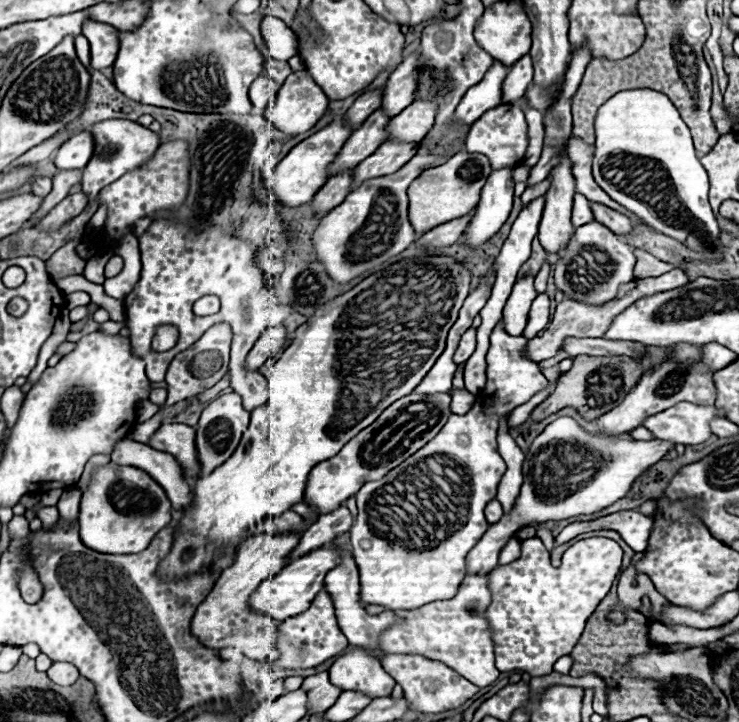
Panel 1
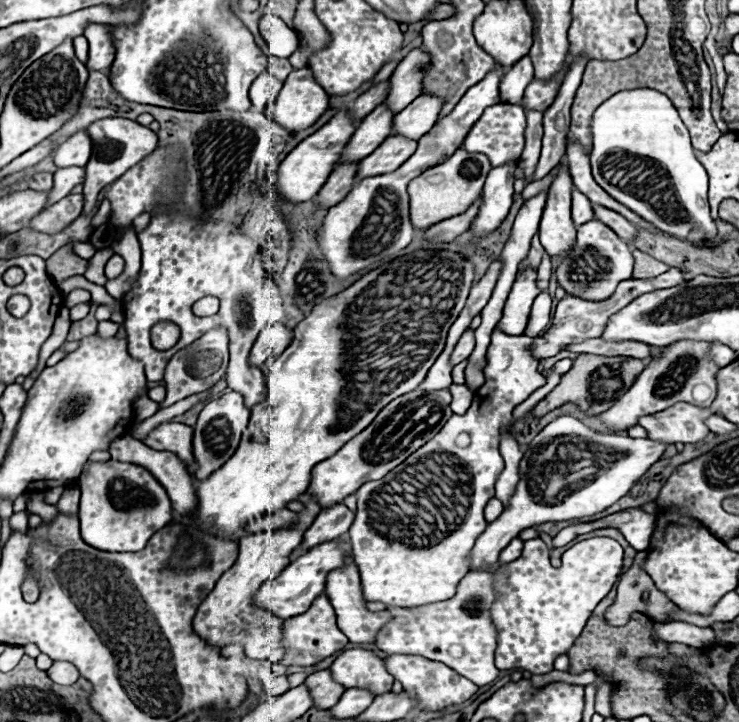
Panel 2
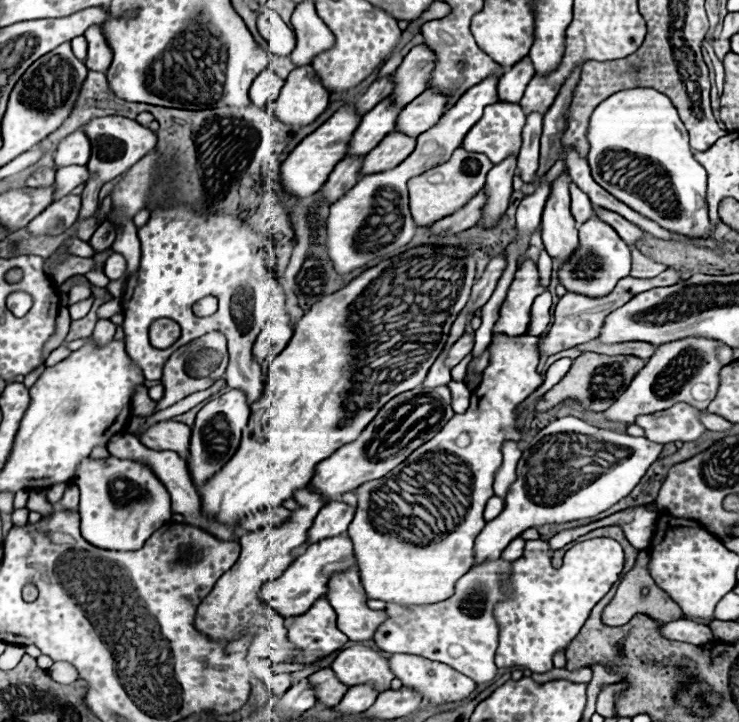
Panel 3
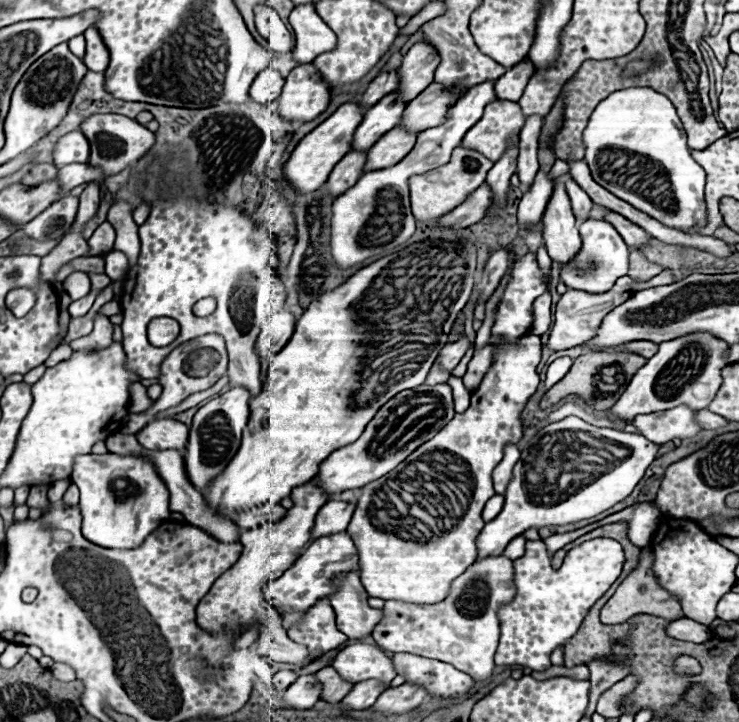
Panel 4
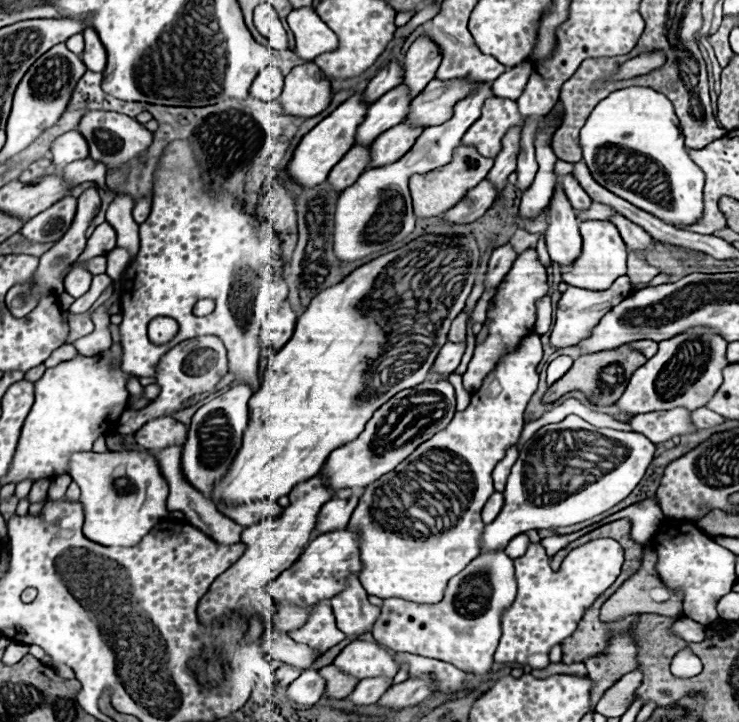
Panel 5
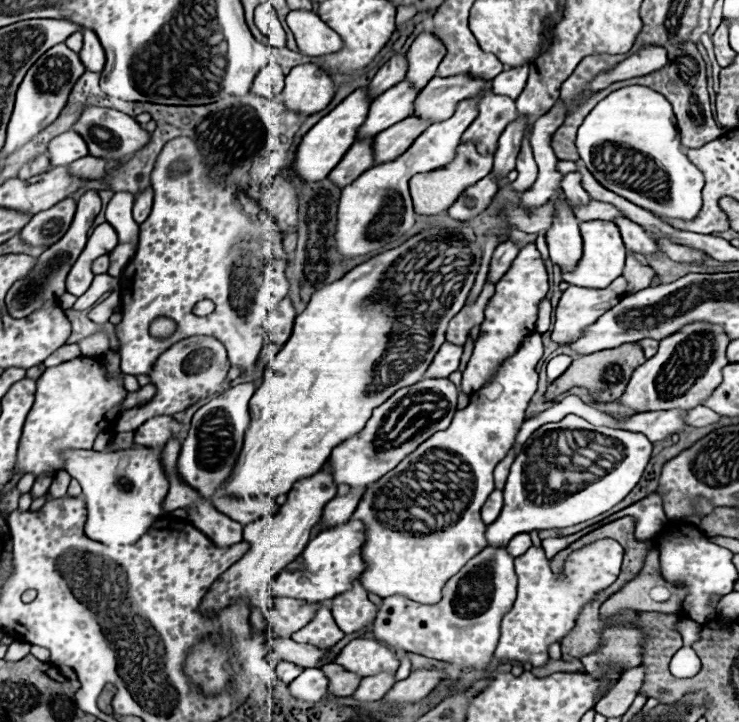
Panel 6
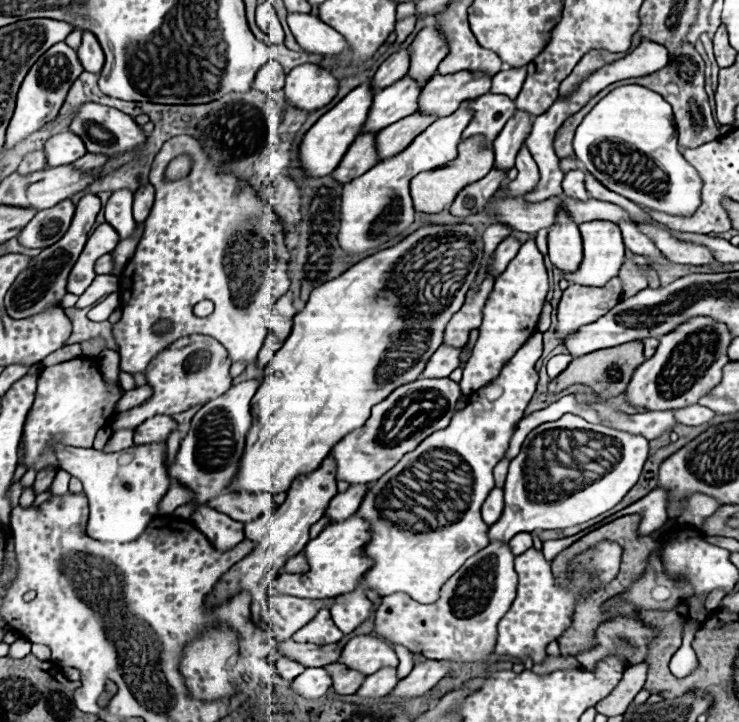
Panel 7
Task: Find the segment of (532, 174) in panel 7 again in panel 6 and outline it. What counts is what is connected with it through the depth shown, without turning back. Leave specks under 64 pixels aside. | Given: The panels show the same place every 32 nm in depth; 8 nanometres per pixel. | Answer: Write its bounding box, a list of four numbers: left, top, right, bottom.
[510,130,538,192]

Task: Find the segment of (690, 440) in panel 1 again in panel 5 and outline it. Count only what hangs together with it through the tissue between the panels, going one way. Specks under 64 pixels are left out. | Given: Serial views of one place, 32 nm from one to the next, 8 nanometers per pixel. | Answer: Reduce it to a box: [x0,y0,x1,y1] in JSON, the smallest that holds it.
[626,408,694,444]

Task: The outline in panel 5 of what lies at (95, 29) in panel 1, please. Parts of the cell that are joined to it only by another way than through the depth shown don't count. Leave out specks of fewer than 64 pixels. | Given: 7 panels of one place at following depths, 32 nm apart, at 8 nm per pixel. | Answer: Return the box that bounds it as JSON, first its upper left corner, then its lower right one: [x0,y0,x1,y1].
[82,28,106,72]

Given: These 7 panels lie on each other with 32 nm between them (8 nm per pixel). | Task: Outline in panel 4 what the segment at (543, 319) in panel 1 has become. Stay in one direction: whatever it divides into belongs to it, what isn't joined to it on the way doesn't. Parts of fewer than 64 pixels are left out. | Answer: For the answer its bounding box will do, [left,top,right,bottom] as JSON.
[530,294,552,336]

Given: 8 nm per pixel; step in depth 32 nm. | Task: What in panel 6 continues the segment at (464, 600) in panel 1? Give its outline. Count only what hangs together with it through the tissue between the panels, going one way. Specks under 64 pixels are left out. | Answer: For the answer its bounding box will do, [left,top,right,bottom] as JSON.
[374,546,516,670]

